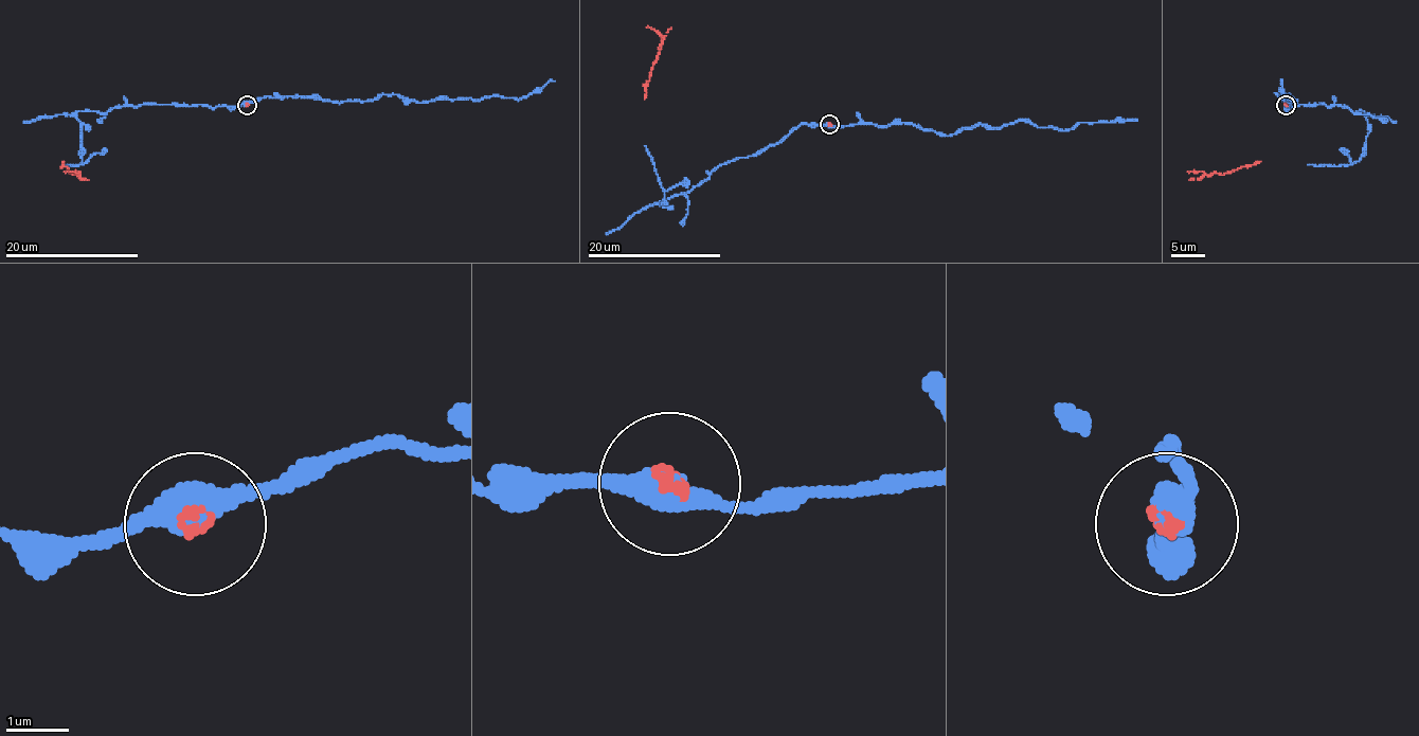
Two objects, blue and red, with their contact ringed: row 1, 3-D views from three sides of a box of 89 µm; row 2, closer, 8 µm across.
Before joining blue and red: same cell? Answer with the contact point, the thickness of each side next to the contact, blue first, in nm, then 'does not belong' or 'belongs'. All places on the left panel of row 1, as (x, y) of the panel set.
at (247, 105); 420 nm thick on the blue side, 110 nm on the other; belongs

